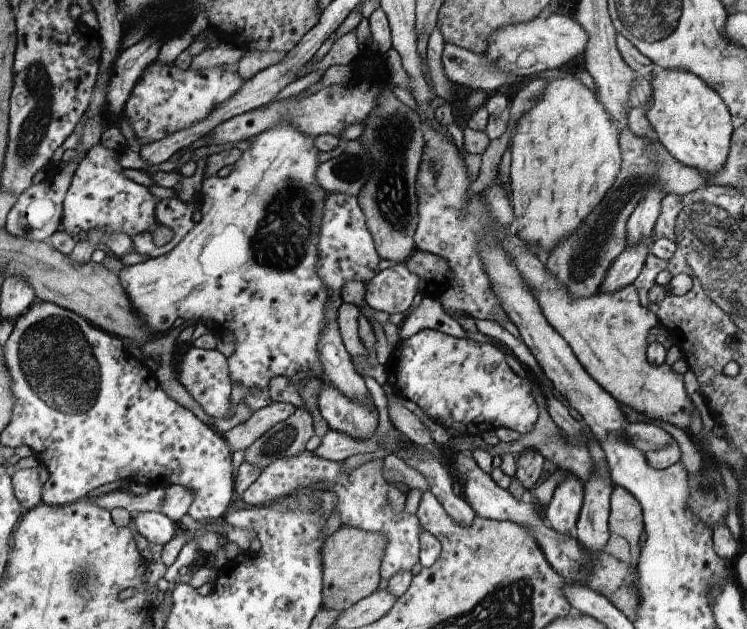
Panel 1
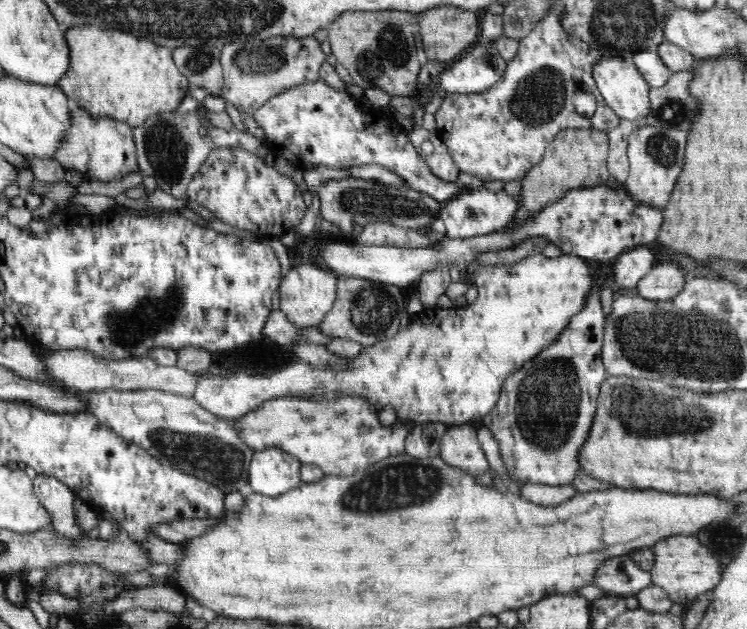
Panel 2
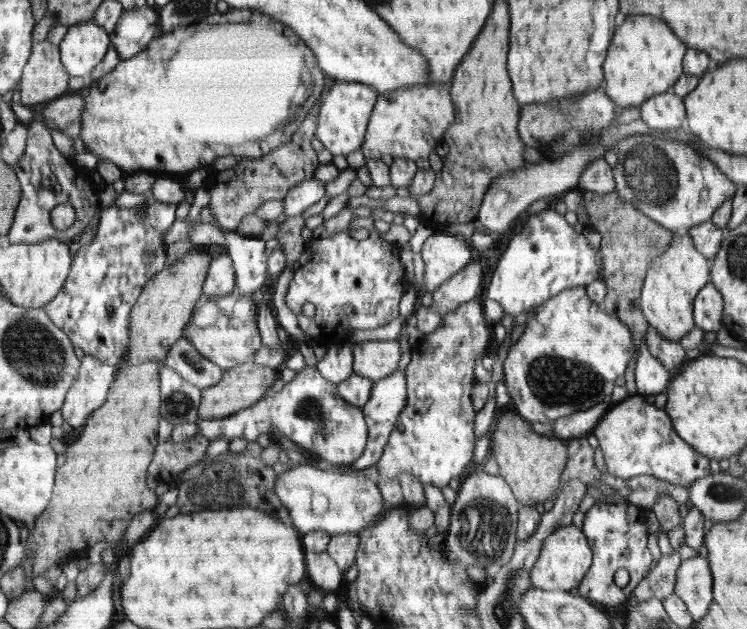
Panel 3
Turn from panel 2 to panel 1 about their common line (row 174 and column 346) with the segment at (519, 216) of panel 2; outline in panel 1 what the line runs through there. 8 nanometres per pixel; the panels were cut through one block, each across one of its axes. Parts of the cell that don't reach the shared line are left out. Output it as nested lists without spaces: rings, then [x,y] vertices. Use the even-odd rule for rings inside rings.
[[[341,526],[322,546],[325,568],[324,604],[332,610],[347,610],[377,591],[381,581],[381,563],[385,556],[386,536]]]

